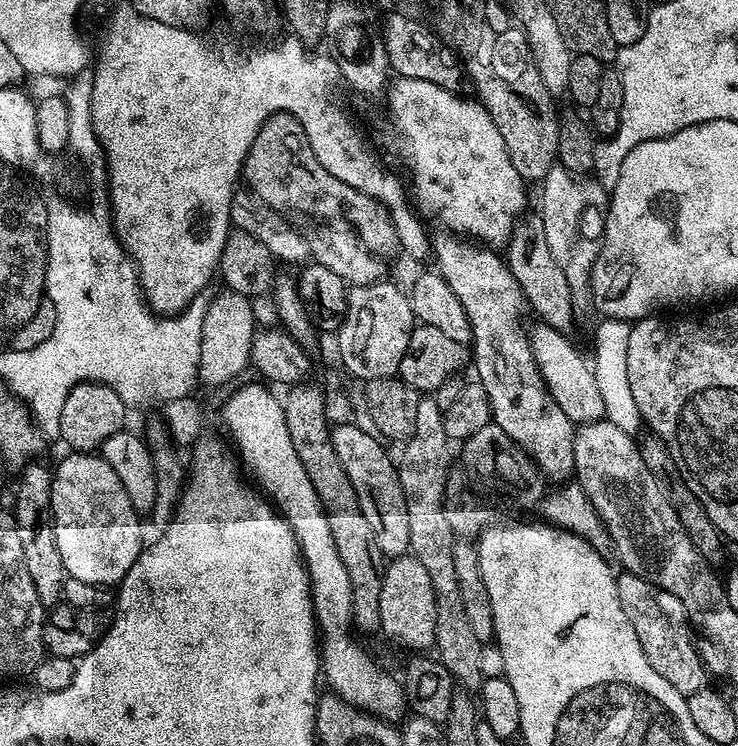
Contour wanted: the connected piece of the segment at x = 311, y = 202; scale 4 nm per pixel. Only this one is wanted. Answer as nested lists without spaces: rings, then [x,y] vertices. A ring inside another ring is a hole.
[[[275,112],[258,130],[254,142],[244,159],[243,181],[251,191],[257,192],[265,202],[285,214],[306,212],[312,216],[336,216],[344,212],[349,225],[359,233],[372,252],[384,256],[396,252],[396,227],[377,200],[346,186],[342,178],[334,178],[314,154],[310,138],[302,122],[289,112]]]

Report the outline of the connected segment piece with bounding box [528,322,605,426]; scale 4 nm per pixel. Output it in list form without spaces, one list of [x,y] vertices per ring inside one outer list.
[[[536,322],[530,328],[528,341],[534,354],[534,362],[554,398],[558,402],[562,414],[570,418],[572,423],[579,426],[588,424],[591,420],[605,419],[601,391],[595,381],[593,365],[589,357],[584,357],[570,341],[564,337],[565,333],[558,328],[551,328],[543,322]]]

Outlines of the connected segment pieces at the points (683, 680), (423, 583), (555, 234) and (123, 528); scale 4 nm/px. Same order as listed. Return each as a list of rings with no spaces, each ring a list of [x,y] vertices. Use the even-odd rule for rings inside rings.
[[[621,571],[616,578],[618,586],[618,602],[622,602],[622,610],[626,610],[626,618],[630,618],[630,626],[634,626],[634,634],[638,634],[638,642],[642,642],[642,650],[646,658],[650,658],[650,666],[678,690],[684,697],[694,694],[705,687],[704,660],[696,653],[696,648],[676,629],[676,624],[664,613],[660,605],[661,597],[657,589],[648,580],[643,580],[633,572]]]
[[[411,554],[395,557],[384,568],[382,578],[382,622],[380,632],[396,644],[412,650],[428,650],[436,642],[436,595],[430,574]]]
[[[553,166],[545,174],[540,192],[540,209],[538,215],[542,222],[542,230],[546,230],[546,243],[550,246],[550,254],[554,254],[554,262],[562,266],[566,278],[574,286],[588,283],[588,275],[592,272],[592,263],[596,261],[597,241],[587,240],[580,233],[580,219],[587,208],[595,204],[603,205],[606,200],[606,188],[591,175],[576,175],[569,169]]]
[[[75,450],[67,454],[69,456],[60,465],[55,465],[52,478],[52,529],[58,542],[58,554],[62,554],[62,566],[69,576],[79,578],[81,582],[97,586],[119,585],[146,547],[144,532],[140,529],[141,513],[130,506],[122,478],[114,474],[110,462],[106,462],[103,456]]]

